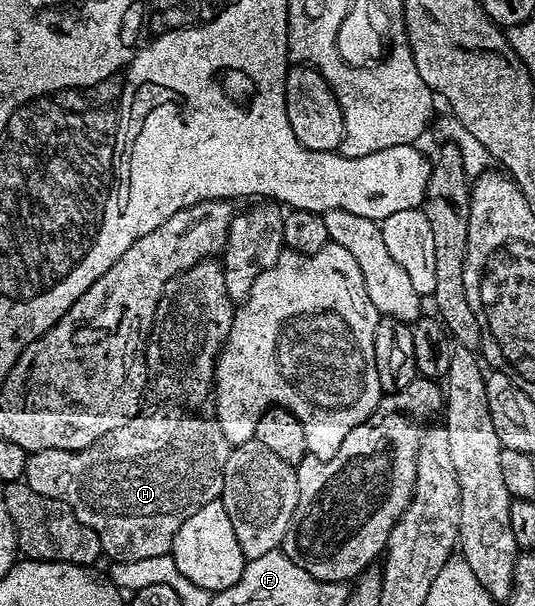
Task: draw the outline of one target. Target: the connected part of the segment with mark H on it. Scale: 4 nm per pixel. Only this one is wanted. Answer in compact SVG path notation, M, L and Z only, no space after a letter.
M205 257L199 263L195 263L190 269L175 275L164 287L164 292L160 298L160 304L156 306L154 321L148 331L148 337L144 344L144 364L148 367L148 382L144 393L144 402L140 404L140 412L126 425L118 429L110 429L106 437L98 437L86 449L71 451L70 449L42 449L33 451L26 461L26 473L22 482L26 484L34 493L42 493L42 497L54 497L66 505L82 521L82 525L90 525L94 533L98 533L101 552L105 556L109 555L109 560L121 563L122 561L146 561L146 557L162 557L169 554L174 541L174 533L186 521L186 517L191 517L202 509L202 505L210 505L210 501L219 499L222 489L224 488L224 470L228 460L230 445L222 433L220 422L216 420L216 401L214 398L214 380L216 377L216 359L220 355L220 349L224 338L230 331L232 316L234 314L234 301L226 293L226 277L224 268L215 258Z

